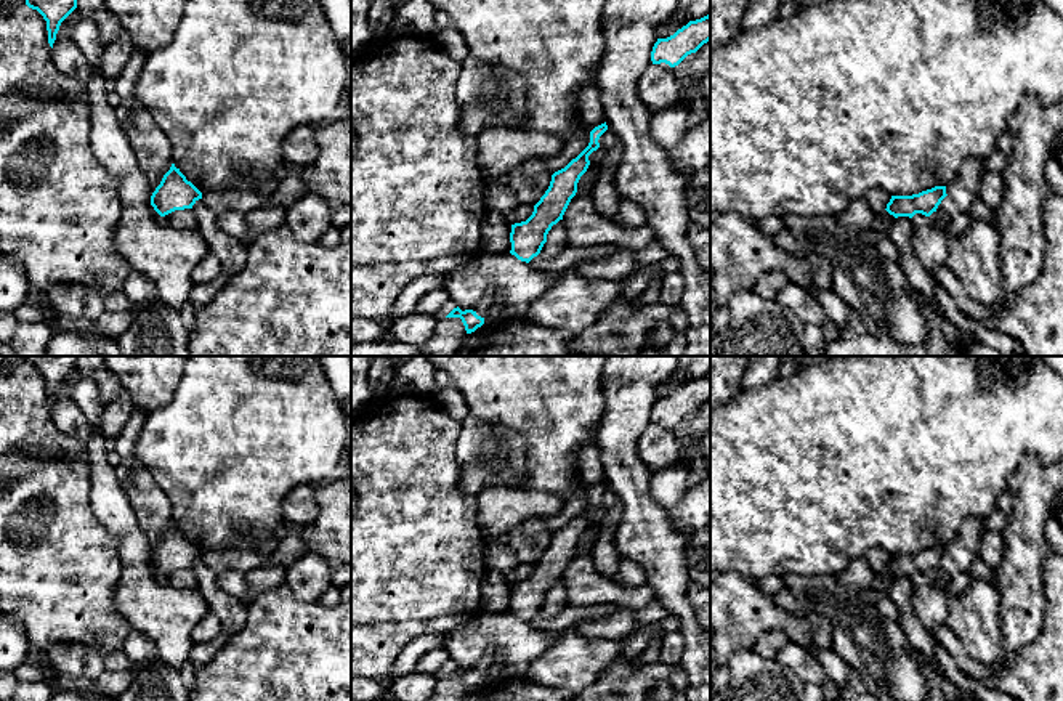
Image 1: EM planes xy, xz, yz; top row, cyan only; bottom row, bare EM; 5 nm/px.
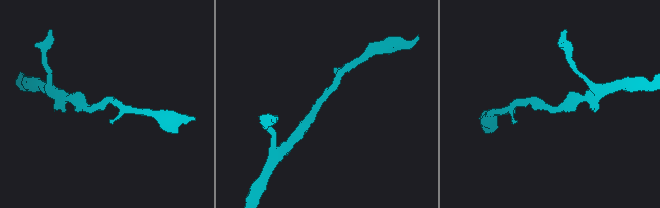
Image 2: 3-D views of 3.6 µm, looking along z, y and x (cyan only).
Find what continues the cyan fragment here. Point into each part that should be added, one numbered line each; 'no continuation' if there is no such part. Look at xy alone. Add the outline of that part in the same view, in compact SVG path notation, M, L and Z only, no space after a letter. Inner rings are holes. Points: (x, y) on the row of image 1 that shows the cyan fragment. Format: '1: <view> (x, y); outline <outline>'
no continuation

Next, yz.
no continuation

